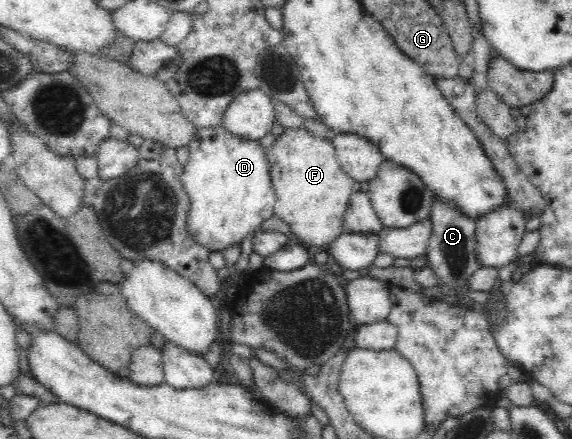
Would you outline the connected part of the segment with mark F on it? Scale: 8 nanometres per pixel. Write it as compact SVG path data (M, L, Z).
M286 128L285 133L268 148L266 155L277 196L273 214L287 223L288 234L295 242L310 252L328 247L344 232L342 222L355 181L339 166L330 139L324 141L312 137L304 128Z

